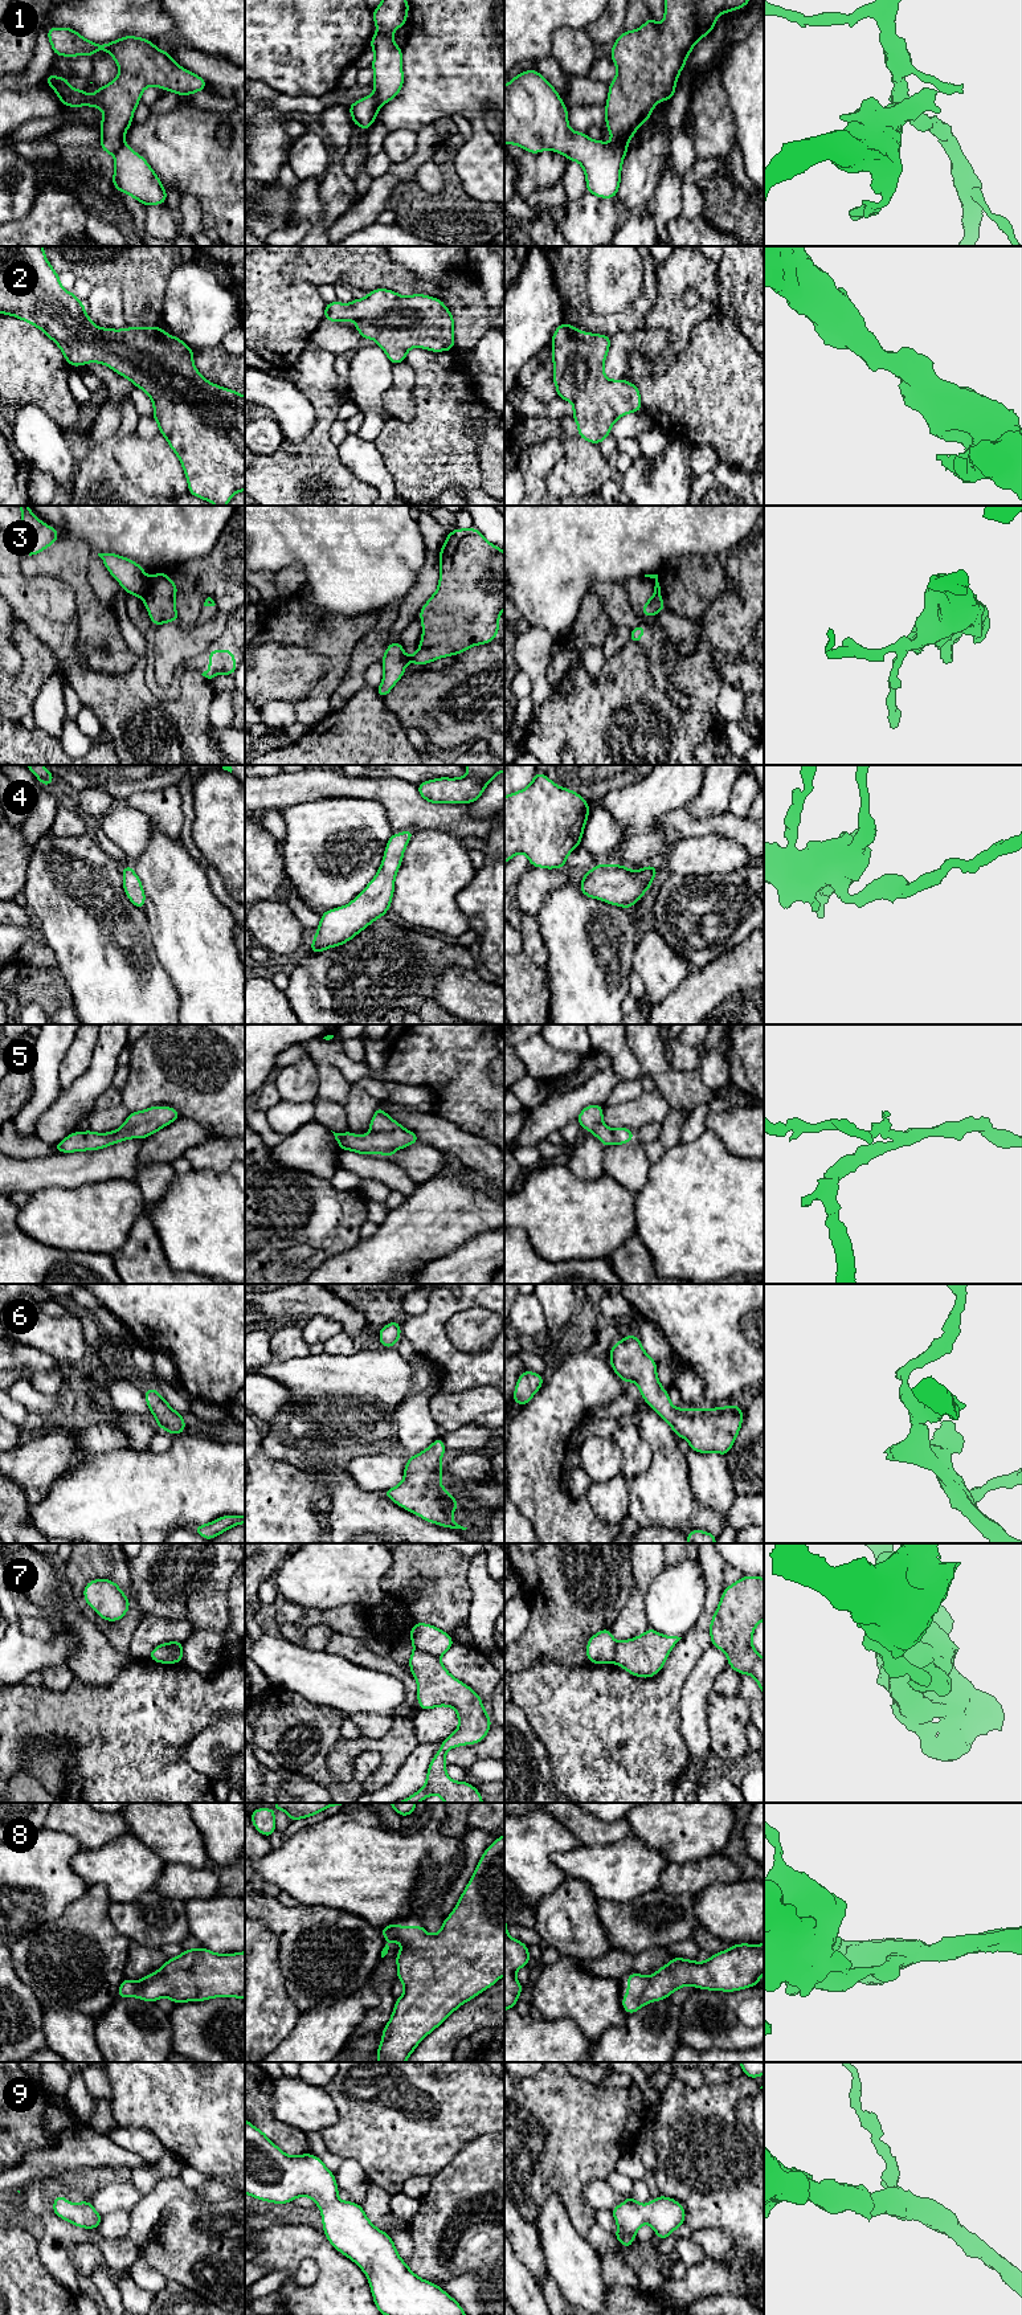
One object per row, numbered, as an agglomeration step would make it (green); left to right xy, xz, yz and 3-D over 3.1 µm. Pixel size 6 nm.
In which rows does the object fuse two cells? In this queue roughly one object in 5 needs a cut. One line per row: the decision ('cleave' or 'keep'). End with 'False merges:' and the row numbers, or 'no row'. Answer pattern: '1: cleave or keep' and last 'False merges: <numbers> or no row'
1: cleave
2: keep
3: cleave
4: keep
5: keep
6: keep
7: cleave
8: keep
9: keep
False merges: 1, 3, 7

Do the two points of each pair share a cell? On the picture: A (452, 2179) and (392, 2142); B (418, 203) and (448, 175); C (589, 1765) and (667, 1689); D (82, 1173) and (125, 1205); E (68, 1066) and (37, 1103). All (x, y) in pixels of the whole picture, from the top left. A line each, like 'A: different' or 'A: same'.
A: different
B: same
C: same
D: different
E: different

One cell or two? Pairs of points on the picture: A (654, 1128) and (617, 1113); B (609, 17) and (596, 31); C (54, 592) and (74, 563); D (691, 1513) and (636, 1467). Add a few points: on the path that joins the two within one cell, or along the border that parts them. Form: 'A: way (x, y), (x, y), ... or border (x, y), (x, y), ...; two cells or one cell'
A: border (659, 1123), (648, 1123), (634, 1133); two cells
B: way (606, 20), (599, 28); one cell
C: border (32, 576), (65, 580), (76, 606); two cells
D: border (646, 1442), (651, 1450), (651, 1463), (629, 1481); two cells

